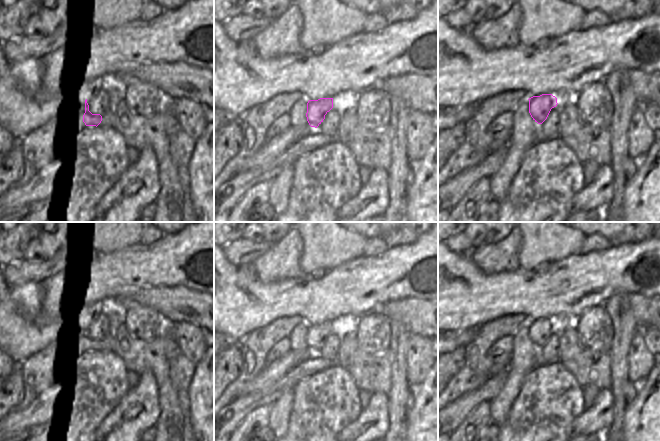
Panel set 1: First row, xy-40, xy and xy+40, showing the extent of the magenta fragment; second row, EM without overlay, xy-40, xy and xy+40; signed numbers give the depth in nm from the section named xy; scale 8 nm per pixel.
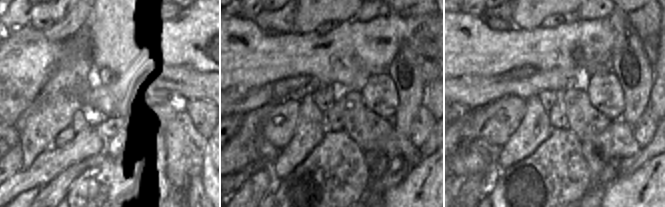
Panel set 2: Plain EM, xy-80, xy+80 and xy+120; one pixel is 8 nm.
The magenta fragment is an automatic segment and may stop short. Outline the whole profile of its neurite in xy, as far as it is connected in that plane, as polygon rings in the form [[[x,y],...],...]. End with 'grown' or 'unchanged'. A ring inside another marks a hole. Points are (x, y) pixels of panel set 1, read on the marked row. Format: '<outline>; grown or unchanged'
[[[337,96],[333,98],[320,98],[318,100],[309,100],[307,103],[307,121],[311,127],[317,128],[325,119],[325,115],[331,110],[342,110],[344,100]]]; grown

